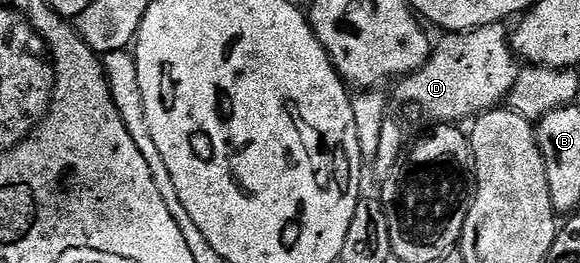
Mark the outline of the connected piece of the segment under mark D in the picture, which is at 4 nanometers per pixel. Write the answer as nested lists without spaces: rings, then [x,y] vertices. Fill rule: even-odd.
[[[499,22],[469,32],[444,33],[443,38],[434,43],[428,62],[396,83],[396,100],[419,108],[433,122],[452,124],[498,107],[508,97],[520,71],[508,42],[508,27],[505,27]]]

